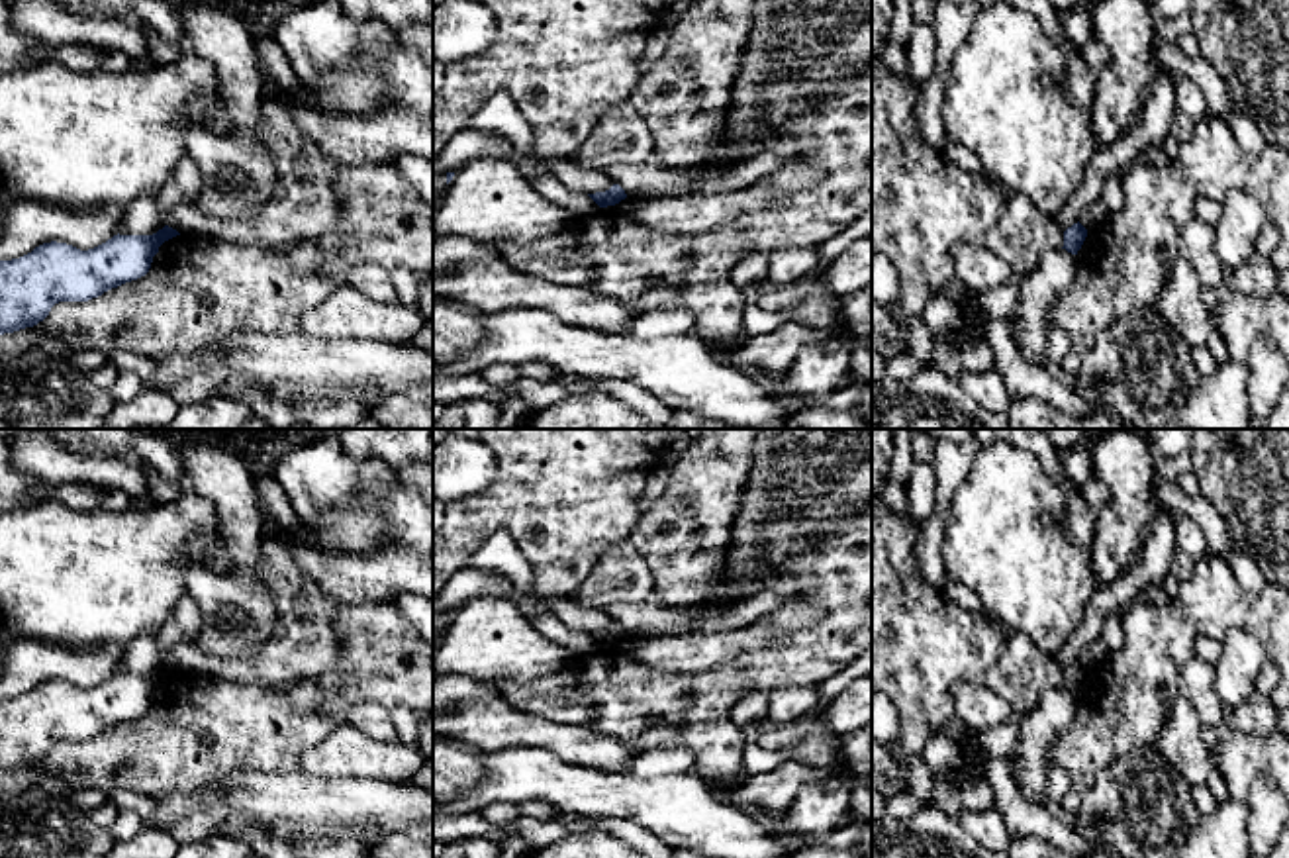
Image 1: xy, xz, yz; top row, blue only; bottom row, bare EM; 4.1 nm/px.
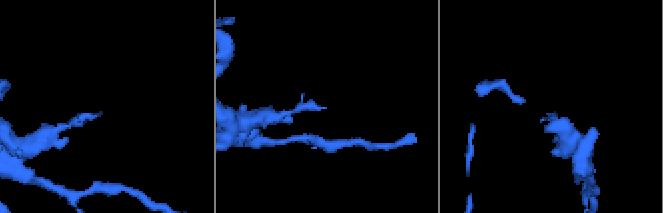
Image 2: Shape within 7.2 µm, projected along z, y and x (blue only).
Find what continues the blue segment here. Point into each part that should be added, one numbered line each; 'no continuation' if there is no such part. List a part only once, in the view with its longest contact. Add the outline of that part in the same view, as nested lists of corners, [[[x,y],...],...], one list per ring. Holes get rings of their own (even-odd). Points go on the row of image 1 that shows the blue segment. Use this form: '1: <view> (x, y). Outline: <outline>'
no continuation

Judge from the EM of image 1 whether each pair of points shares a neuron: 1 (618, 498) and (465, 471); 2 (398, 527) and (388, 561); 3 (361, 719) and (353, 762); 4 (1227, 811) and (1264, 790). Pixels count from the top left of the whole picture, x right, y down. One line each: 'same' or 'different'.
1: different
2: different
3: different
4: different

